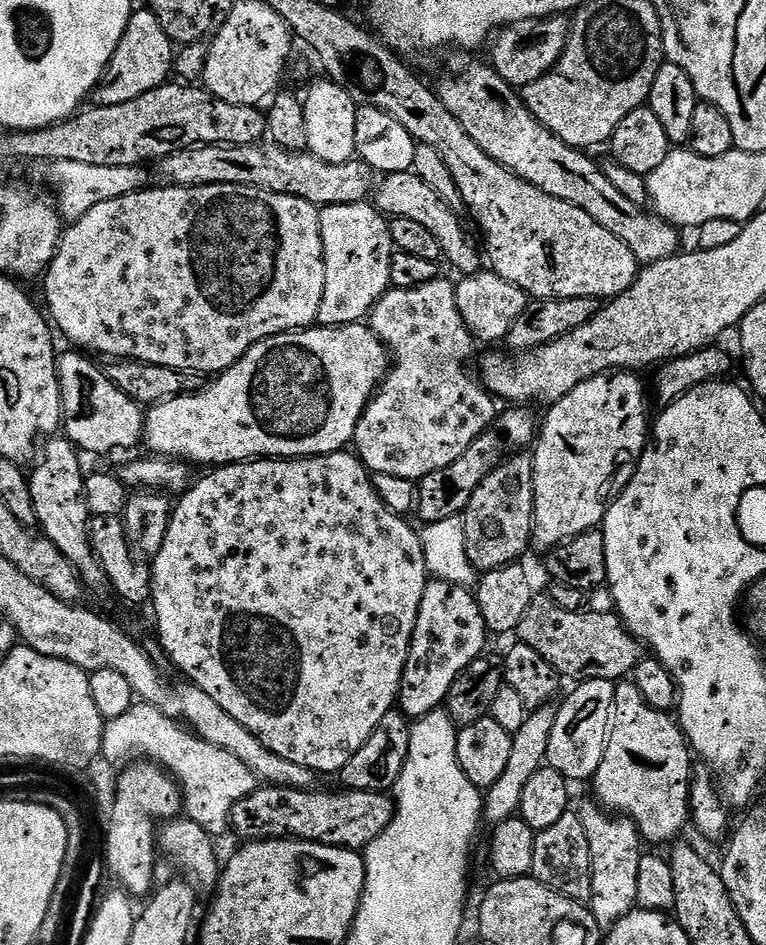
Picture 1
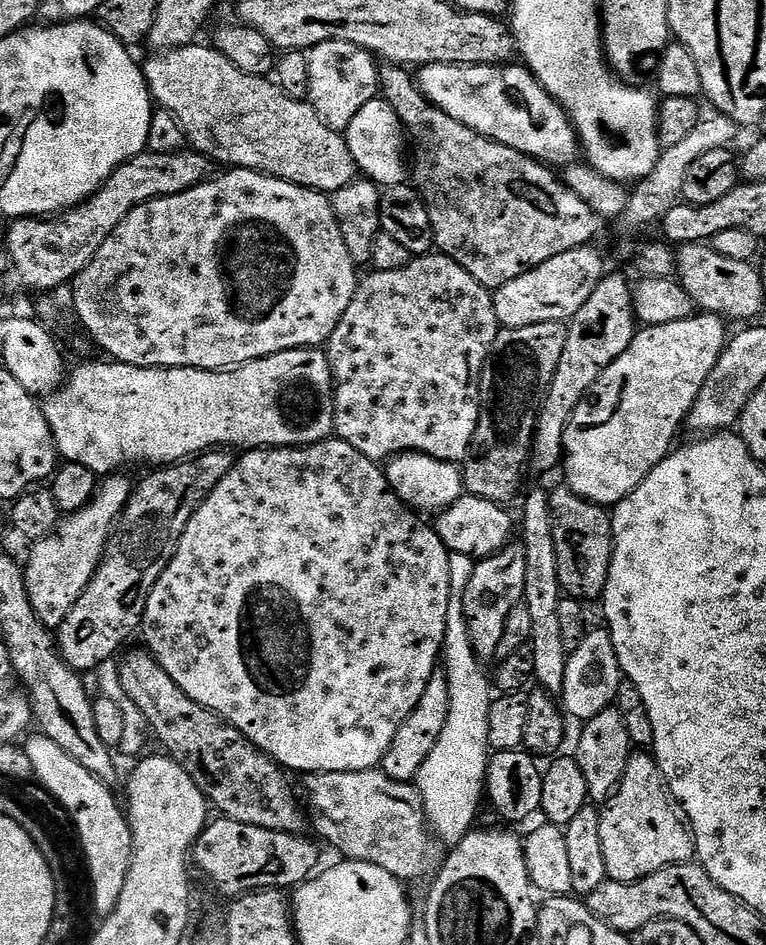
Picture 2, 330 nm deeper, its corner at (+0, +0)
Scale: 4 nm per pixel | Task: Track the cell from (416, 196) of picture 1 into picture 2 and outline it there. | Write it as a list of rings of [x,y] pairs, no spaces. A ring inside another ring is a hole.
[[[200,42],[152,55],[156,56],[142,64],[149,93],[159,107],[161,104],[180,123],[185,138],[192,143],[189,145],[201,156],[224,164],[220,166],[248,168],[252,172],[263,172],[266,176],[276,176],[325,194],[334,193],[357,179],[358,169],[343,135],[325,125],[308,102],[285,95],[271,79],[248,76],[234,67],[215,47],[203,48]]]

